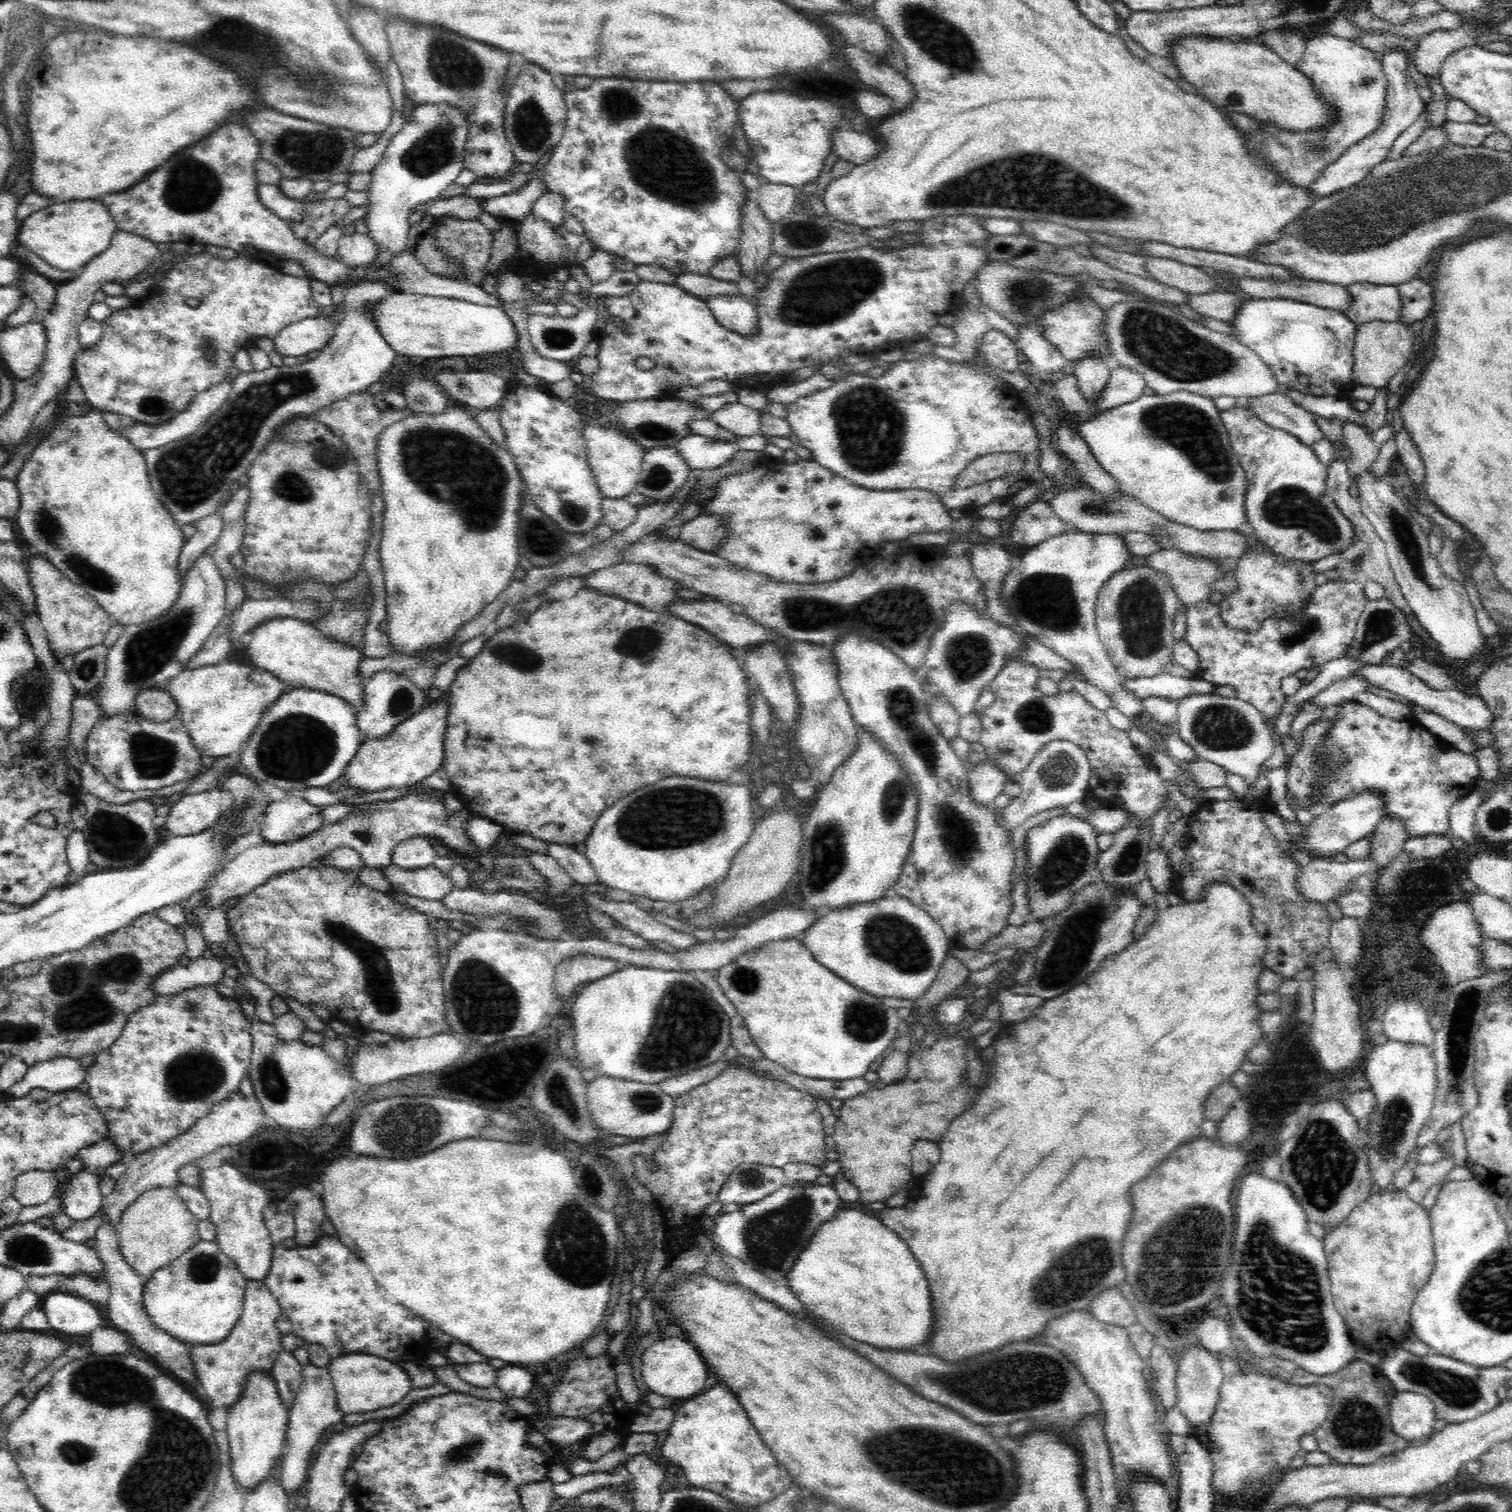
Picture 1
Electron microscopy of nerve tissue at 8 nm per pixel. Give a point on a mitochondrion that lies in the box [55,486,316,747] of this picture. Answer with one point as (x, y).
(150, 651)

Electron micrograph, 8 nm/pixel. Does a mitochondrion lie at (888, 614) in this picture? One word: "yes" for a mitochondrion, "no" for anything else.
yes

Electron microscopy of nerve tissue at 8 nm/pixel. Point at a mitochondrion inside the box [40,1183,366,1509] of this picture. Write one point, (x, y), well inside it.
(92, 1387)

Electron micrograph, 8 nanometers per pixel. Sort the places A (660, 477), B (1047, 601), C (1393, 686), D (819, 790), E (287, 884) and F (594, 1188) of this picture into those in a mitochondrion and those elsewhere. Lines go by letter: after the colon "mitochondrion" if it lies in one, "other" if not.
A: mitochondrion
B: mitochondrion
C: other
D: other
E: other
F: mitochondrion

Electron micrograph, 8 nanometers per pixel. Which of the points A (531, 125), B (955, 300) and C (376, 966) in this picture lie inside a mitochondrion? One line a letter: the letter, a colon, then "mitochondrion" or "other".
A: mitochondrion
B: other
C: mitochondrion

